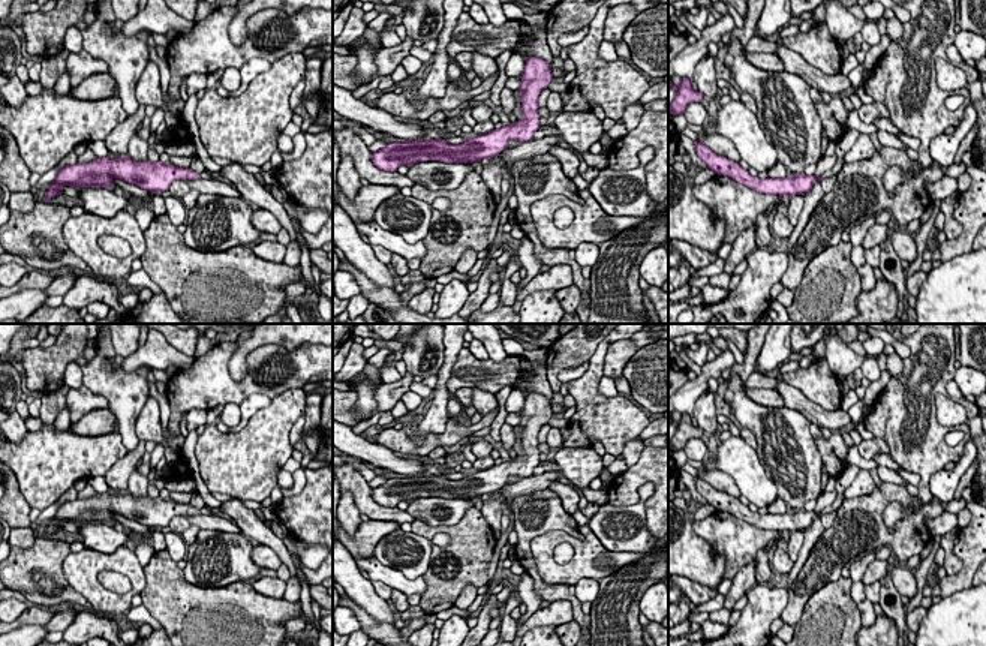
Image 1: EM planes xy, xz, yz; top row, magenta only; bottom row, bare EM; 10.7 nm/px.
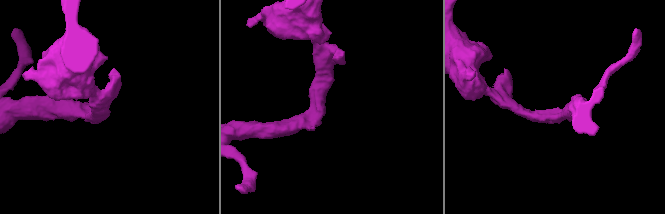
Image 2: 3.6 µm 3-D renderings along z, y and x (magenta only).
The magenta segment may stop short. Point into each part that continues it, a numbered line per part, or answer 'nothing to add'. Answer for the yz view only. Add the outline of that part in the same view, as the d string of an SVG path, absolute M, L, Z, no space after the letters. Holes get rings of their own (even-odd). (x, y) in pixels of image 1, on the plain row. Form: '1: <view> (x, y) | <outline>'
nothing to add

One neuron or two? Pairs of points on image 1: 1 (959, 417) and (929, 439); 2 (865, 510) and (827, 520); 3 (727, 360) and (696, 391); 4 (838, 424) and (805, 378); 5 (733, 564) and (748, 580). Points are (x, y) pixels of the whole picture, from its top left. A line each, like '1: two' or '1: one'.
1: two
2: two
3: one
4: two
5: two

